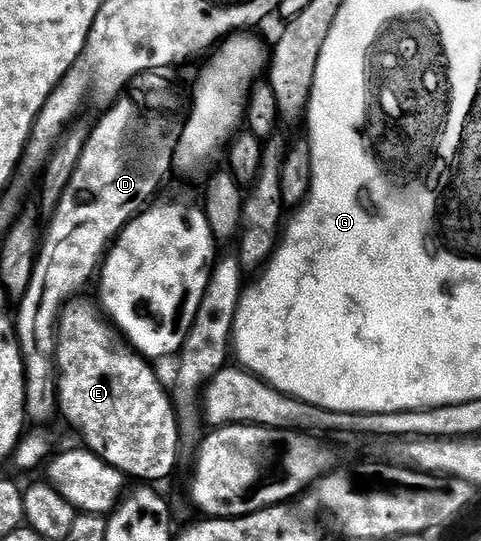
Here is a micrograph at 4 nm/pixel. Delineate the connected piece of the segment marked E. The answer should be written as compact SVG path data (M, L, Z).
M80 301L67 303L60 315L56 343L59 413L80 432L87 449L125 477L158 484L175 470L178 460L176 410L152 371L153 363L137 354L95 305Z

